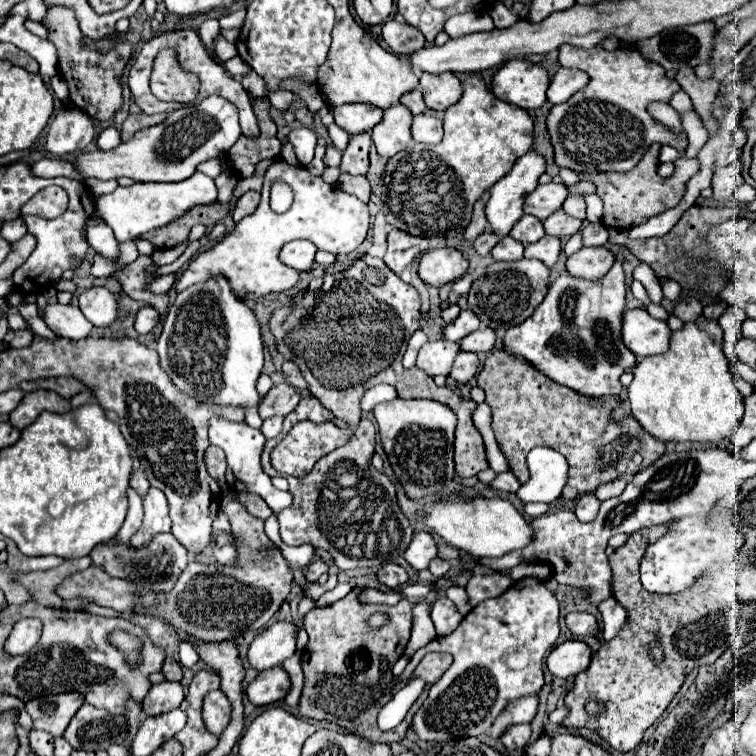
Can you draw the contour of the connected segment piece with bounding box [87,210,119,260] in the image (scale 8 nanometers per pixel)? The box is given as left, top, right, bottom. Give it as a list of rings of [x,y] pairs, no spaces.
[[[95,210],[93,216],[97,218],[97,224],[95,226],[89,226],[87,228],[87,240],[89,244],[95,248],[97,254],[101,254],[103,258],[107,260],[117,260],[119,256],[119,240],[115,238],[111,226],[107,226],[103,222],[103,218],[99,216],[99,212]]]

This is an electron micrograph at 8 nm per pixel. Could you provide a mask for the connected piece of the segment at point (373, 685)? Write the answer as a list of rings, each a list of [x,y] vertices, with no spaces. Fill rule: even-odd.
[[[353,588],[343,600],[325,608],[313,608],[305,616],[303,626],[309,634],[309,642],[301,654],[305,688],[299,712],[303,718],[333,722],[373,744],[391,744],[405,738],[411,718],[403,720],[395,730],[383,732],[377,726],[377,714],[393,696],[395,676],[391,674],[391,668],[409,642],[413,624],[411,606],[409,600],[399,600],[395,606],[361,604],[357,600],[357,588]],[[373,612],[387,612],[391,622],[377,630],[369,628],[365,622]]]

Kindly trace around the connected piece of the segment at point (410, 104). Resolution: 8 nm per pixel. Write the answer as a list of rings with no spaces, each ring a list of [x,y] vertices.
[[[413,90],[413,92],[407,92],[405,96],[401,96],[401,104],[405,104],[413,114],[423,114],[427,110],[421,90]]]

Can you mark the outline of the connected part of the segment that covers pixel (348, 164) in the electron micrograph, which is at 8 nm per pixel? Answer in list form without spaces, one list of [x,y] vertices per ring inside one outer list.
[[[351,136],[349,146],[343,152],[341,160],[341,172],[347,174],[367,174],[369,170],[369,148],[371,148],[371,136]]]

